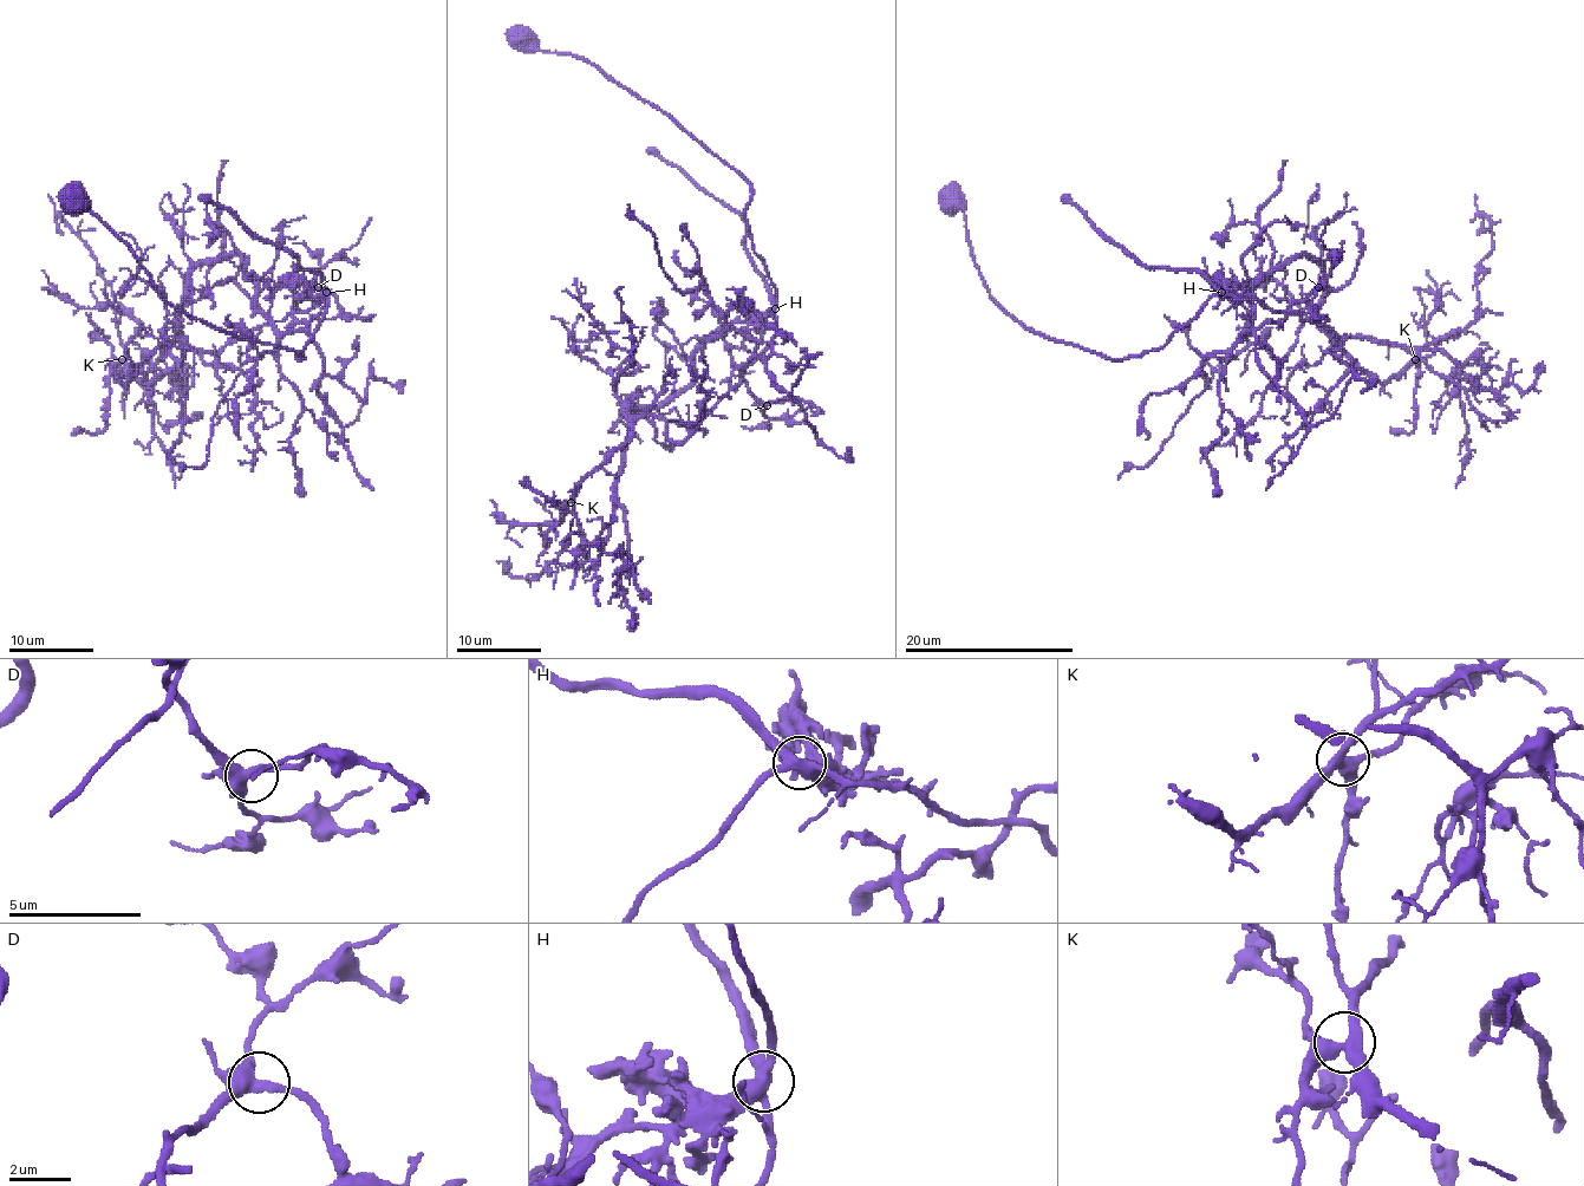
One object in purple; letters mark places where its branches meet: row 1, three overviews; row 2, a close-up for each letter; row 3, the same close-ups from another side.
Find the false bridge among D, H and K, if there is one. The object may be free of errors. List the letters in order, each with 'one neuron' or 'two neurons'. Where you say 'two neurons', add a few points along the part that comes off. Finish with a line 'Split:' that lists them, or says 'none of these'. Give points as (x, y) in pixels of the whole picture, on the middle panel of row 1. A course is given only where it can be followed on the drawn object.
D: one neuron
H: two neurons; foreign part runs (775, 308), (745, 247), (745, 221), (699, 189), (673, 164), (646, 149)
K: one neuron
Split: H

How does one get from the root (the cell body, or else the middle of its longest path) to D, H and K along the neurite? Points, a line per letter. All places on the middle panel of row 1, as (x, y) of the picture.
D: (523, 36), (657, 105), (750, 186), (745, 223), (775, 288), (775, 338), (741, 377), (767, 405)
H: (523, 36), (539, 50), (590, 60), (657, 105), (750, 186), (745, 223), (775, 288), (775, 308)
K: (523, 36), (657, 105), (750, 186), (775, 288), (775, 338), (743, 377), (695, 422), (641, 416), (571, 502)

